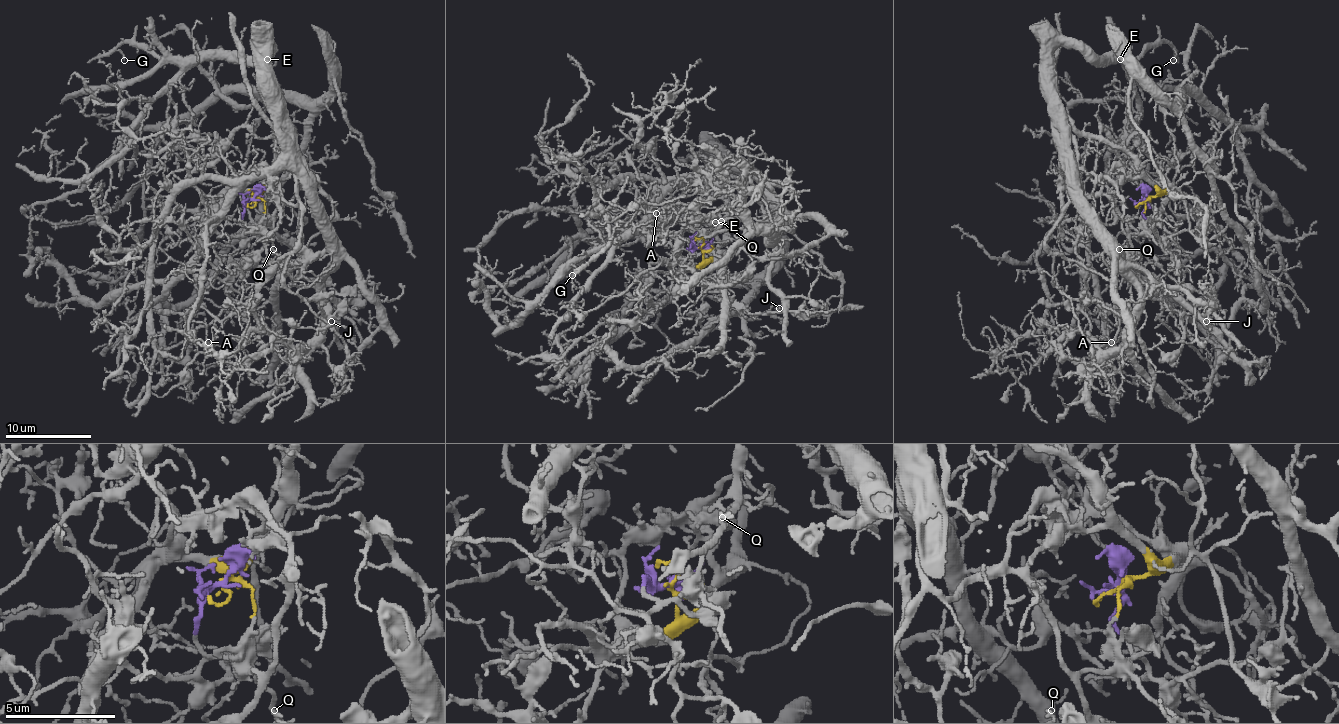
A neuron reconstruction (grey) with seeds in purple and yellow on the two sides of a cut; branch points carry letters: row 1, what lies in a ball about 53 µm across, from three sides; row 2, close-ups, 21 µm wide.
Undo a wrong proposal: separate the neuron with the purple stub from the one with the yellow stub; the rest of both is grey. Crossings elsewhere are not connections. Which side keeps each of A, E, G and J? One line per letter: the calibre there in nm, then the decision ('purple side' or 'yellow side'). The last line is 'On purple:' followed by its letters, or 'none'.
A: 90 nm | purple side
E: 160 nm | yellow side
G: 80 nm | yellow side
J: 110 nm | purple side
On purple: A, J

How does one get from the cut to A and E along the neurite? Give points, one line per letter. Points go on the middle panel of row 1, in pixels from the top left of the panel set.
A: (701, 247), (690, 249), (709, 243), (746, 172), (744, 148), (696, 206), (677, 204), (664, 223), (655, 213)
E: (701, 247), (707, 258), (722, 243), (727, 223), (727, 176), (714, 154), (714, 189), (690, 217), (716, 221)

